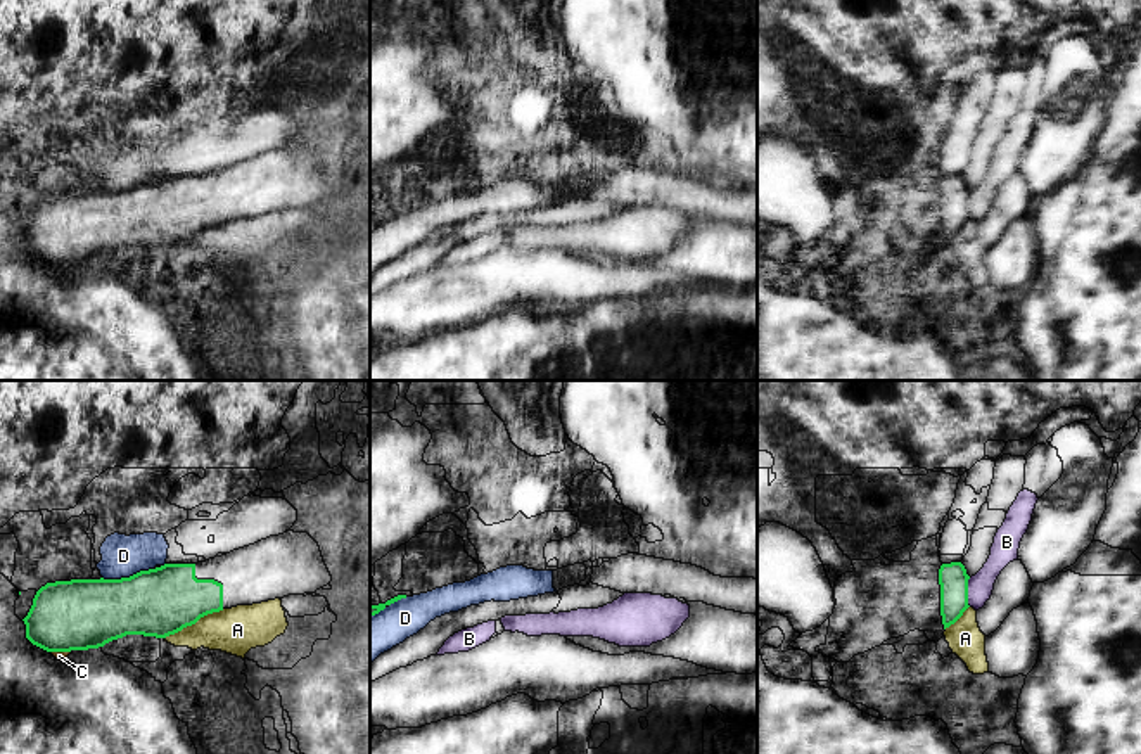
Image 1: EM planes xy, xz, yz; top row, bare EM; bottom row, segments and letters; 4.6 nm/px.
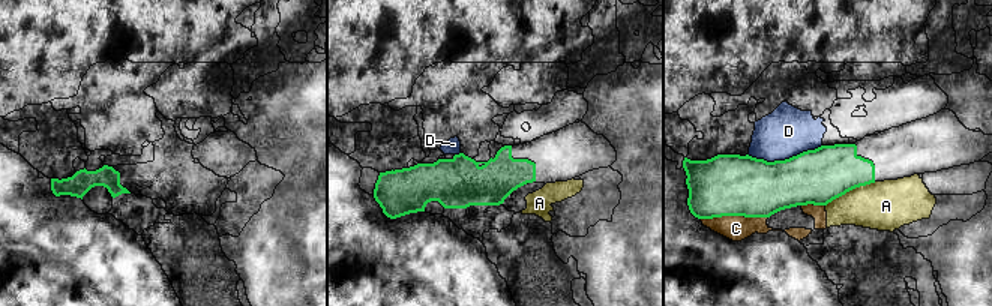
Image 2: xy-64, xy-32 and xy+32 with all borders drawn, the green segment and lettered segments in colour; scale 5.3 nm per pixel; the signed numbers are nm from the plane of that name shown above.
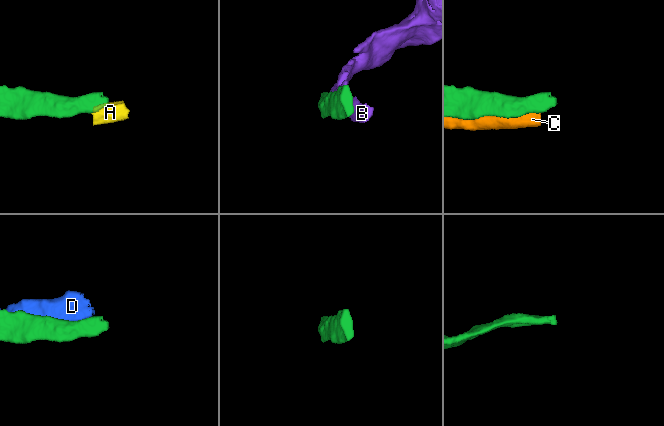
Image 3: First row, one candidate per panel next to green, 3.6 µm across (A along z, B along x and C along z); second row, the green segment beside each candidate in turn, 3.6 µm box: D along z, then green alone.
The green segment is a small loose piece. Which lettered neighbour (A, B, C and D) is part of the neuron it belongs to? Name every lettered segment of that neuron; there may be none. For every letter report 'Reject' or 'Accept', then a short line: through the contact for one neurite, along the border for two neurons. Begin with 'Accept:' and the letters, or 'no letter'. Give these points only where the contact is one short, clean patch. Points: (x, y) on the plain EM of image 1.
Accept: no letter
A: Reject. Line: xy (223, 222), (208, 225), (165, 251)
B: Reject
C: Reject
D: Reject

